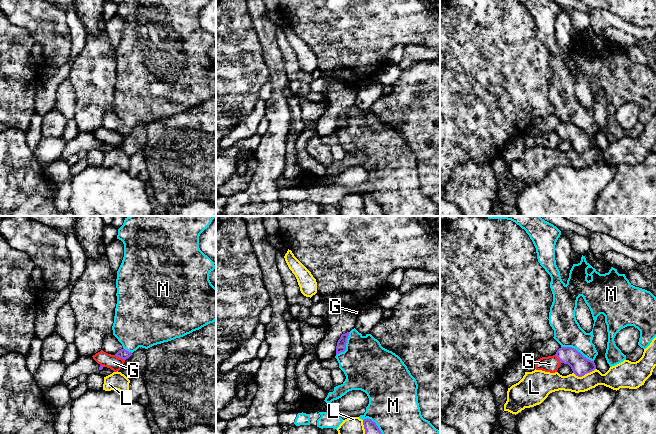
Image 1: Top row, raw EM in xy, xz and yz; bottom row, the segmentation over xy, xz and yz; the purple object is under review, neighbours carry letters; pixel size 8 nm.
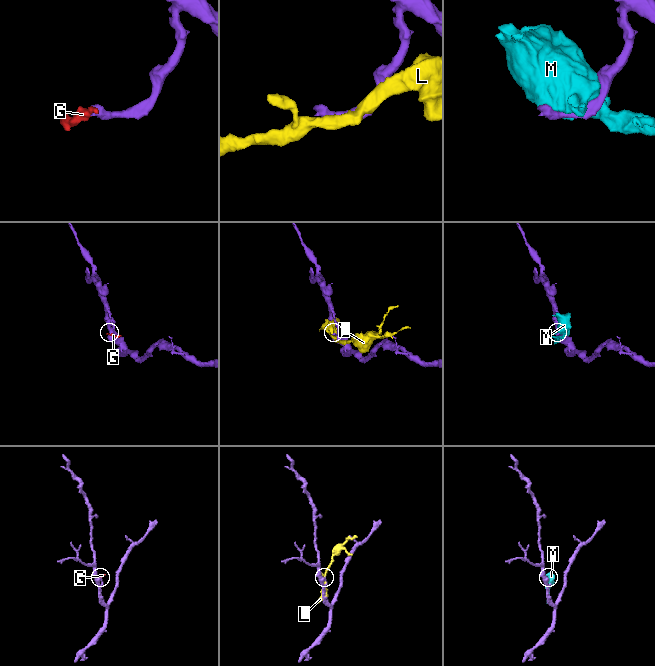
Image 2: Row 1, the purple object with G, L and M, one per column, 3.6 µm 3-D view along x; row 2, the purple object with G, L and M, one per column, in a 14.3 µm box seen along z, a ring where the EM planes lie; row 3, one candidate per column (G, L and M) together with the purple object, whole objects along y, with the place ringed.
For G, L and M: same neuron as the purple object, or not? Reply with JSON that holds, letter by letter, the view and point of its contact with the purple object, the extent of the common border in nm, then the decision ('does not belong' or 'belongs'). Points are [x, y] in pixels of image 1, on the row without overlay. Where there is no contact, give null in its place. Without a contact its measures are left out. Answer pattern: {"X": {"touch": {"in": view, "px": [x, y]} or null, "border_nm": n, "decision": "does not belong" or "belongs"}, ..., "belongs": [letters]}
{"G": {"touch": {"in": "xy", "px": [120, 133]}, "border_nm": 90, "decision": "does not belong"}, "L": {"touch": {"in": "yz", "px": [584, 150]}, "border_nm": 190, "decision": "does not belong"}, "M": {"touch": {"in": "yz", "px": [576, 126]}, "border_nm": 300, "decision": "does not belong"}, "belongs": []}

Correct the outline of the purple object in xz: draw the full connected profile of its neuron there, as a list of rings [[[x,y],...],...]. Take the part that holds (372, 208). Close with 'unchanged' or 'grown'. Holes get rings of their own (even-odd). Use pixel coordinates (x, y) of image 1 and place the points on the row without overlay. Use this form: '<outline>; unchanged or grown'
[[[364,195],[363,201],[365,205],[366,216],[383,216],[383,211],[378,202],[371,195]]]; unchanged

